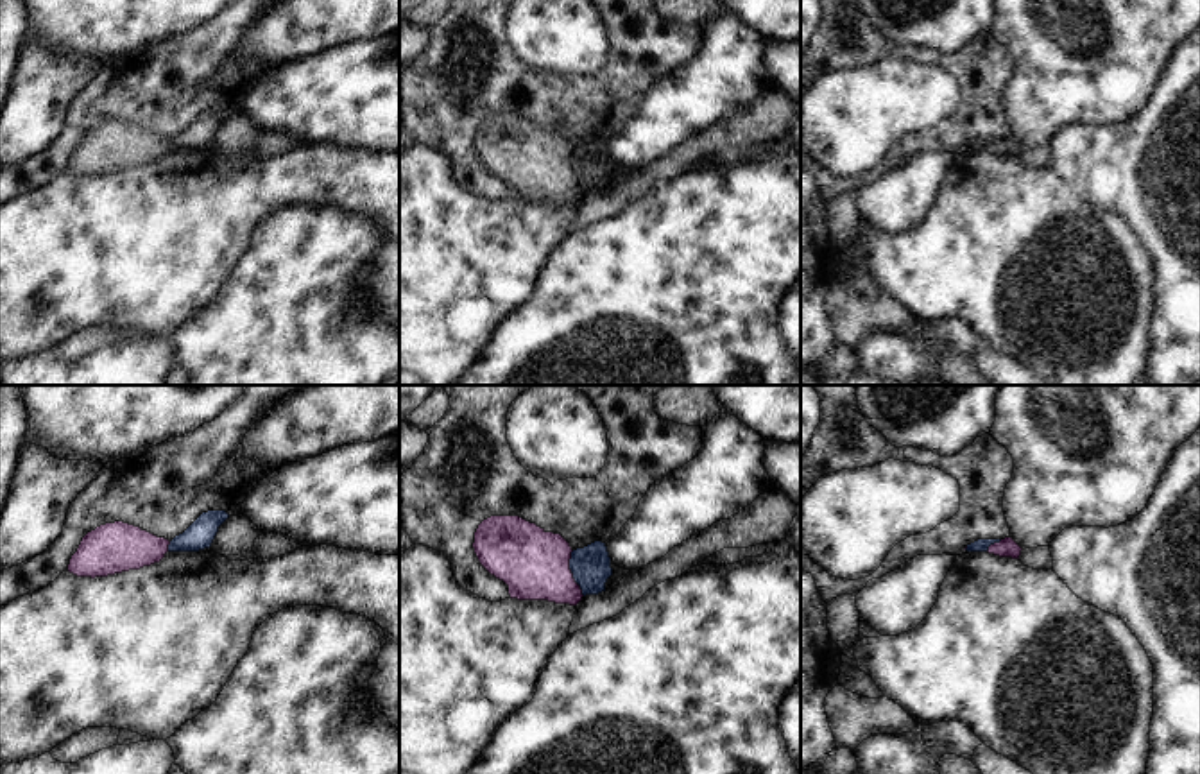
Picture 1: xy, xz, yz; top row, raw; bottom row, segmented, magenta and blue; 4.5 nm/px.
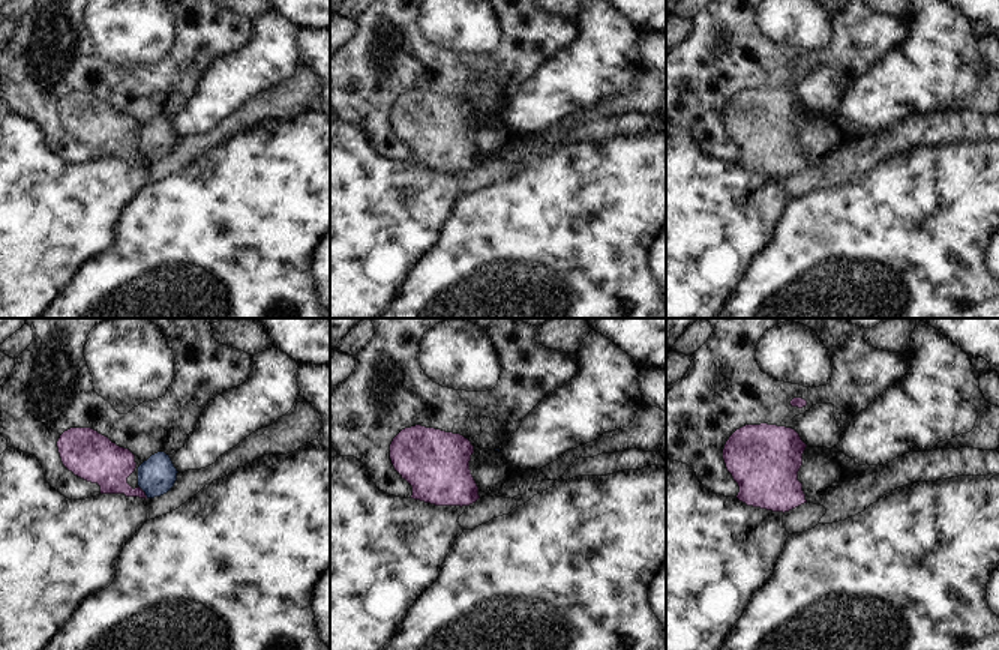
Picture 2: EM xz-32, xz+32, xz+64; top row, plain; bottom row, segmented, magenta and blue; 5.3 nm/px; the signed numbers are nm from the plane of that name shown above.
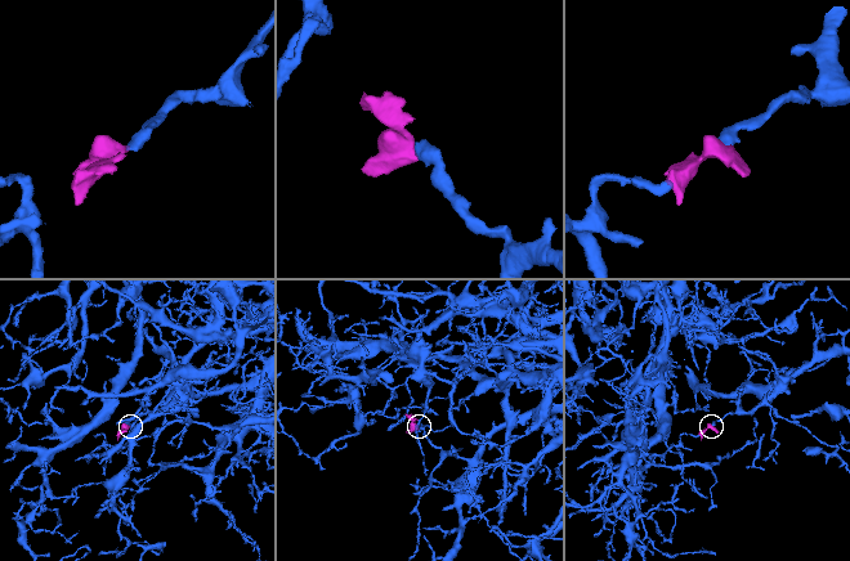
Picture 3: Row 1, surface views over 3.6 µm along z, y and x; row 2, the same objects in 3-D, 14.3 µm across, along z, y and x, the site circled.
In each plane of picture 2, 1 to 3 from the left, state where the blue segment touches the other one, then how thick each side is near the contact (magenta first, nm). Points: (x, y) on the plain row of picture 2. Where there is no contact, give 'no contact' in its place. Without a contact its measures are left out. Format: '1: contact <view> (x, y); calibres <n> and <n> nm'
1: contact xz-32 (143, 155); calibres 240 and 200 nm
2: no contact
3: no contact

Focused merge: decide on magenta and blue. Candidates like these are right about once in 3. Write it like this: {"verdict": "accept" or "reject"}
{"verdict": "reject"}

